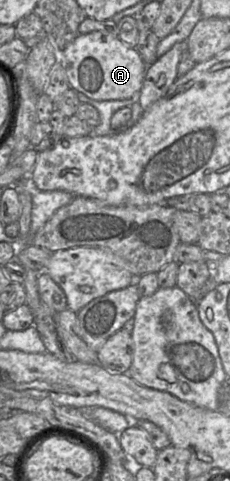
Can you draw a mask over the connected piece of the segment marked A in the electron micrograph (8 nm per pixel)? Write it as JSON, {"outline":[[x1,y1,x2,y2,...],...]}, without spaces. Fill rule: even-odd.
{"outline":[[99,31,79,34,61,53,61,65,70,87,95,101,138,96,148,67,136,48,129,48,118,37]]}

